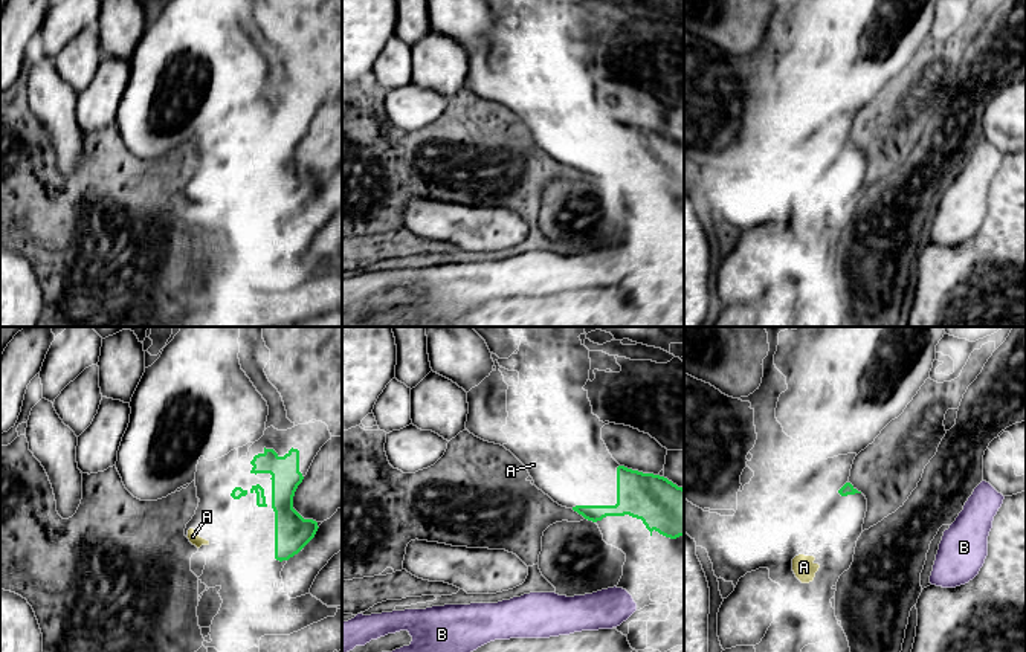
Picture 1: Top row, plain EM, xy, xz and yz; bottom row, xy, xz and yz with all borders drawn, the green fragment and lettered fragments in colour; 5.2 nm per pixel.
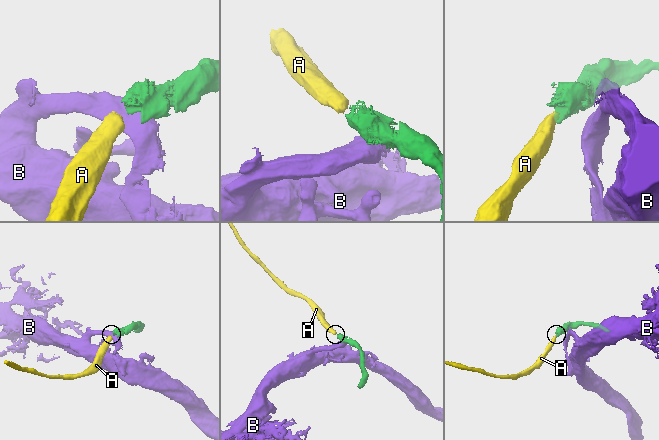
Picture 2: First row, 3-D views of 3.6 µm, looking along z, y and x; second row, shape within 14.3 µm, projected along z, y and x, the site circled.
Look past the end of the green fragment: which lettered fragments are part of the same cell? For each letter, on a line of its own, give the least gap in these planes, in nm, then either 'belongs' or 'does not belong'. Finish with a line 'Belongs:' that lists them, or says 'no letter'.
A: 260 nm apart; belongs
B: 320 nm apart; does not belong
Belongs: A

